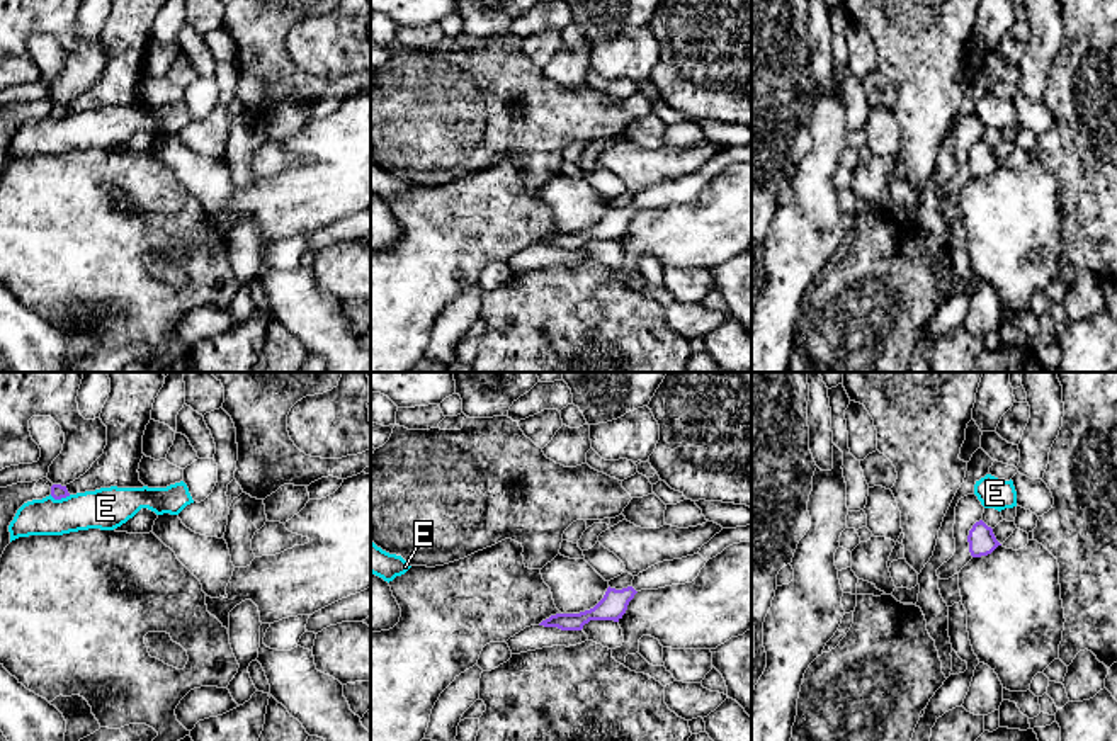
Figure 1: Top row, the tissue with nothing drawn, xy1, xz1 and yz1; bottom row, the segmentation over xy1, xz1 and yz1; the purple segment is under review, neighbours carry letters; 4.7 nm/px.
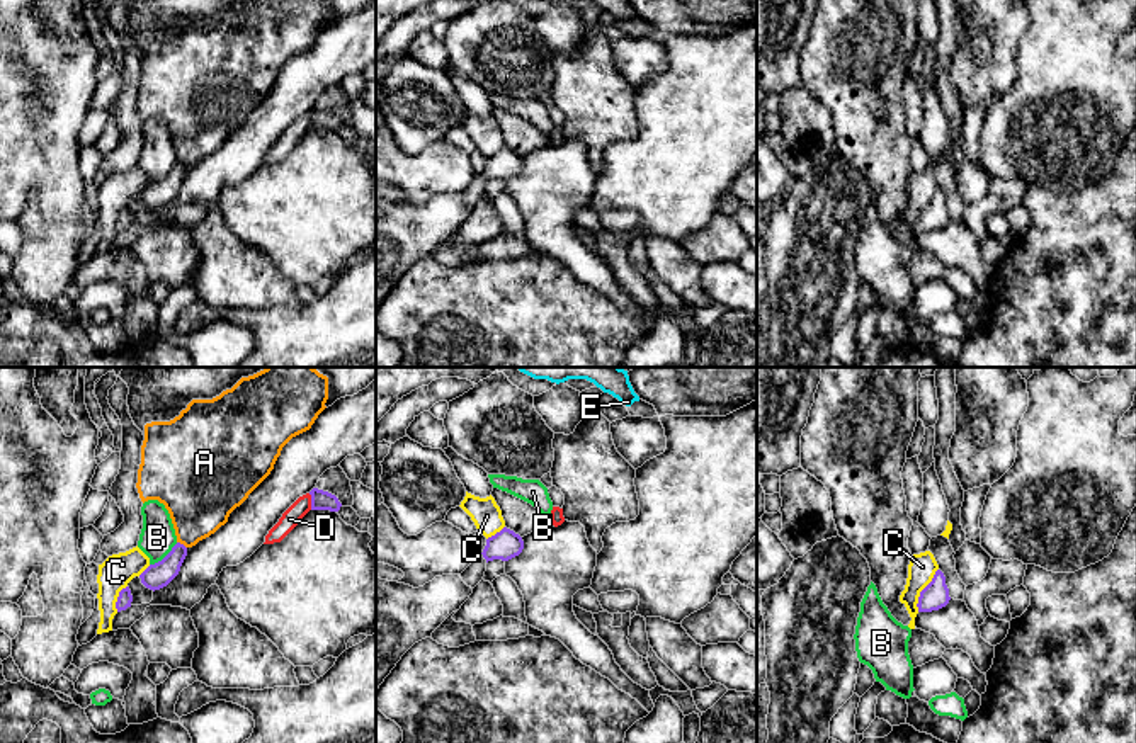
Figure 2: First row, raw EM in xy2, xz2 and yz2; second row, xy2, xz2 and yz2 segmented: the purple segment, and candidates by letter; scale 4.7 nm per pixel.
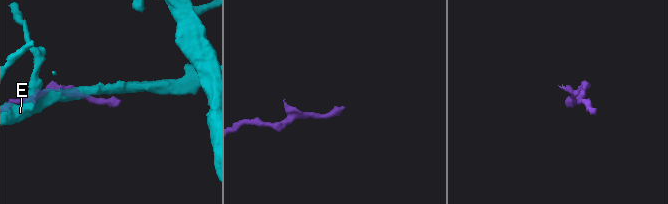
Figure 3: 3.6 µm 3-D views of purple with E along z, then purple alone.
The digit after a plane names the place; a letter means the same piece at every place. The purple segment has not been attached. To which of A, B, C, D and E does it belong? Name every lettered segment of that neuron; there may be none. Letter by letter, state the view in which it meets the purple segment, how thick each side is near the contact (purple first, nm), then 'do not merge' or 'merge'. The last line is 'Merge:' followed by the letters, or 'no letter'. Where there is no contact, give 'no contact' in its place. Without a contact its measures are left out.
A: xy2 | 120/340 nm | do not merge
B: xy2 | 120/170 nm | do not merge
C: yz2 | 130/130 nm | do not merge
D: xy2 | 100/90 nm | do not merge
E: xy1 | 70/200 nm | do not merge
Merge: no letter

